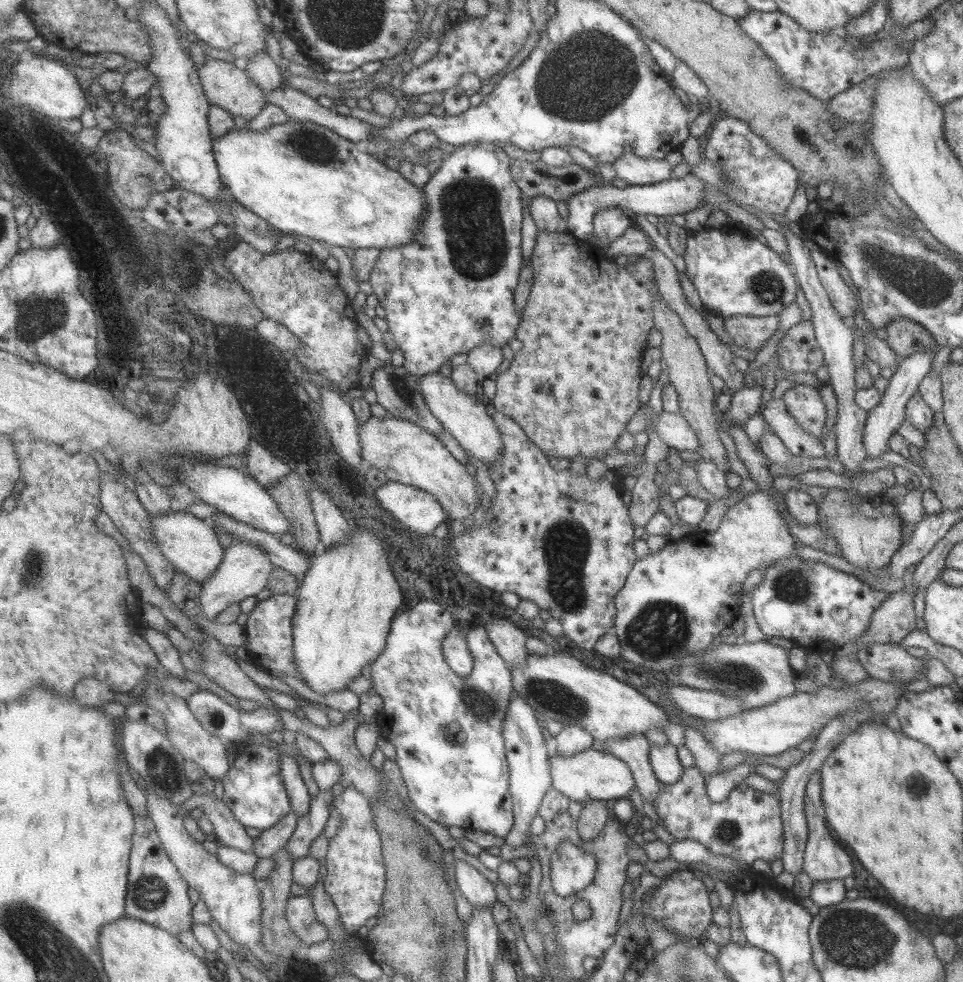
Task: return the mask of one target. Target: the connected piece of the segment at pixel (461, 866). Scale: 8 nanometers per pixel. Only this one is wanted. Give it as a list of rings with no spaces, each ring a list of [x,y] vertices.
[[[454,860],[456,882],[462,896],[475,908],[493,907],[497,904],[497,892],[490,882],[475,866],[463,860]]]

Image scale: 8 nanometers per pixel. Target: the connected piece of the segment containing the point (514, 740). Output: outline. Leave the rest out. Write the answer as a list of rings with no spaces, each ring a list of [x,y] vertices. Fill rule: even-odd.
[[[515,695],[512,698],[510,709],[507,711],[507,718],[503,723],[503,734],[506,736],[507,758],[510,763],[510,792],[514,798],[514,814],[516,817],[514,830],[506,837],[506,843],[511,847],[523,846],[525,837],[533,837],[531,834],[531,821],[535,815],[540,813],[540,809],[547,795],[547,792],[553,788],[551,756],[547,752],[547,744],[545,744],[545,736],[541,732],[541,724],[539,718],[535,716],[535,708],[527,702],[525,696]]]

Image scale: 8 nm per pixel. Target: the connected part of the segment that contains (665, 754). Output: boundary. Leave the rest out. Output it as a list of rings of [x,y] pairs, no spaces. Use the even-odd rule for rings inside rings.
[[[671,743],[662,746],[650,746],[649,764],[651,764],[653,775],[660,784],[674,784],[683,772],[675,747]]]

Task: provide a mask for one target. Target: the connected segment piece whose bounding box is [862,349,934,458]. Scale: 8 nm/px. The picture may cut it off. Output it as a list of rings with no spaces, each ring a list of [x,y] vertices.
[[[933,349],[919,351],[905,358],[901,358],[892,376],[889,378],[886,389],[881,394],[880,402],[877,403],[867,414],[865,426],[863,426],[862,438],[865,458],[879,457],[887,450],[888,440],[904,422],[905,405],[911,395],[918,392],[919,382],[928,374],[934,357]]]

